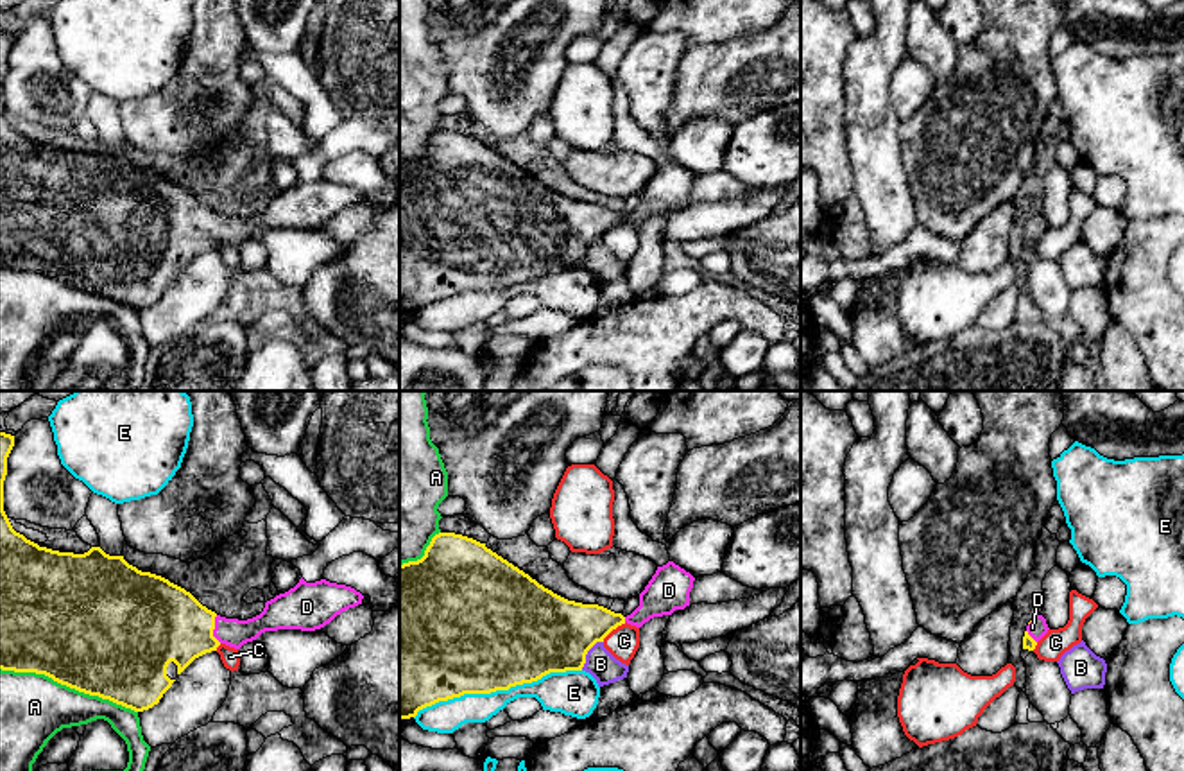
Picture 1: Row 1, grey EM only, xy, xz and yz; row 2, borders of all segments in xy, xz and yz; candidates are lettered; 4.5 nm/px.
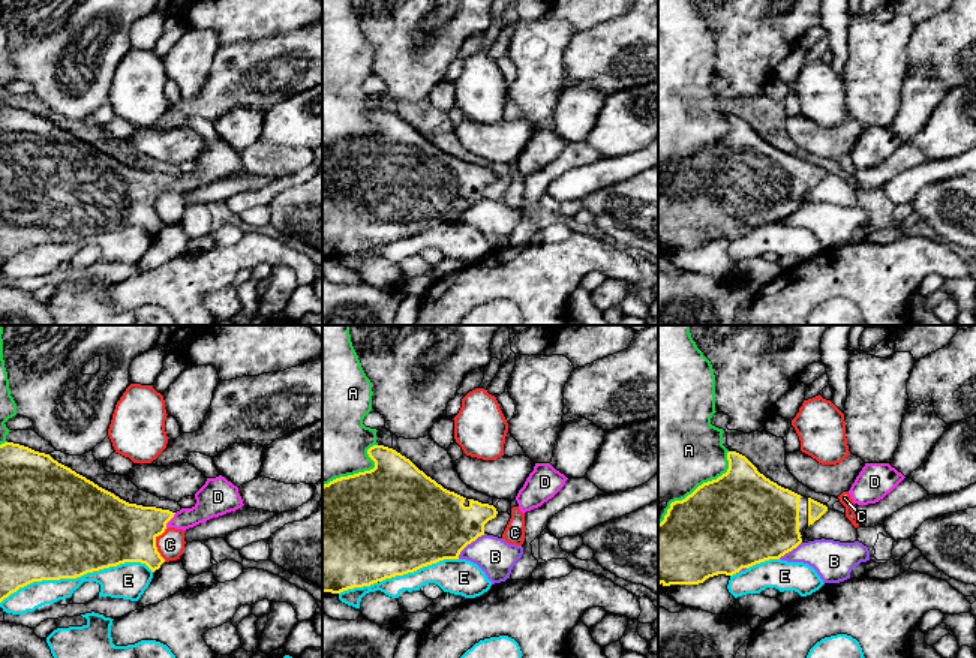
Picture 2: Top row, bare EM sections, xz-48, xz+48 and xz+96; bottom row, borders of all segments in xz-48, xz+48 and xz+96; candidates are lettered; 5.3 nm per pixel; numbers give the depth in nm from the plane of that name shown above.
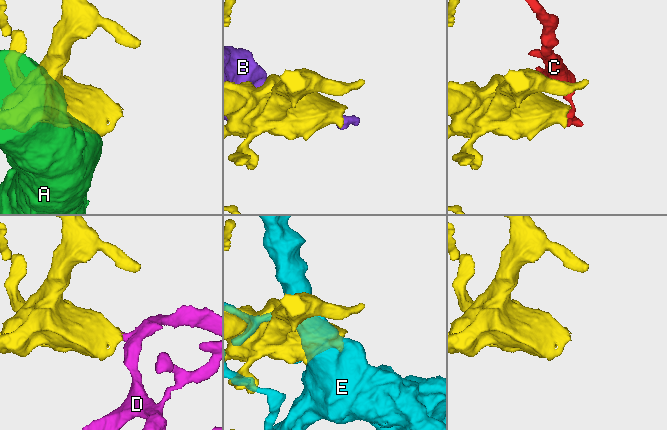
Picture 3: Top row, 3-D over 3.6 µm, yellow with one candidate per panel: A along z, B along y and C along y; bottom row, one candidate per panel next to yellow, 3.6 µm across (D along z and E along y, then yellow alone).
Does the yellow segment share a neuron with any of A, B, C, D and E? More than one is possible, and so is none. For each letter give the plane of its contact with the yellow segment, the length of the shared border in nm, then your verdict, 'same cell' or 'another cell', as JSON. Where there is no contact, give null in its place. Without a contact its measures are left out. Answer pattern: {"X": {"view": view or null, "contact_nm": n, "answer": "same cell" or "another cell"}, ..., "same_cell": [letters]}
{"A": {"view": "xy", "contact_nm": 650, "answer": "another cell"}, "B": {"view": "xz", "contact_nm": 170, "answer": "another cell"}, "C": {"view": "xz", "contact_nm": 140, "answer": "another cell"}, "D": {"view": "xy", "contact_nm": 130, "answer": "same cell"}, "E": {"view": "xz", "contact_nm": 800, "answer": "another cell"}, "same_cell": ["D"]}

